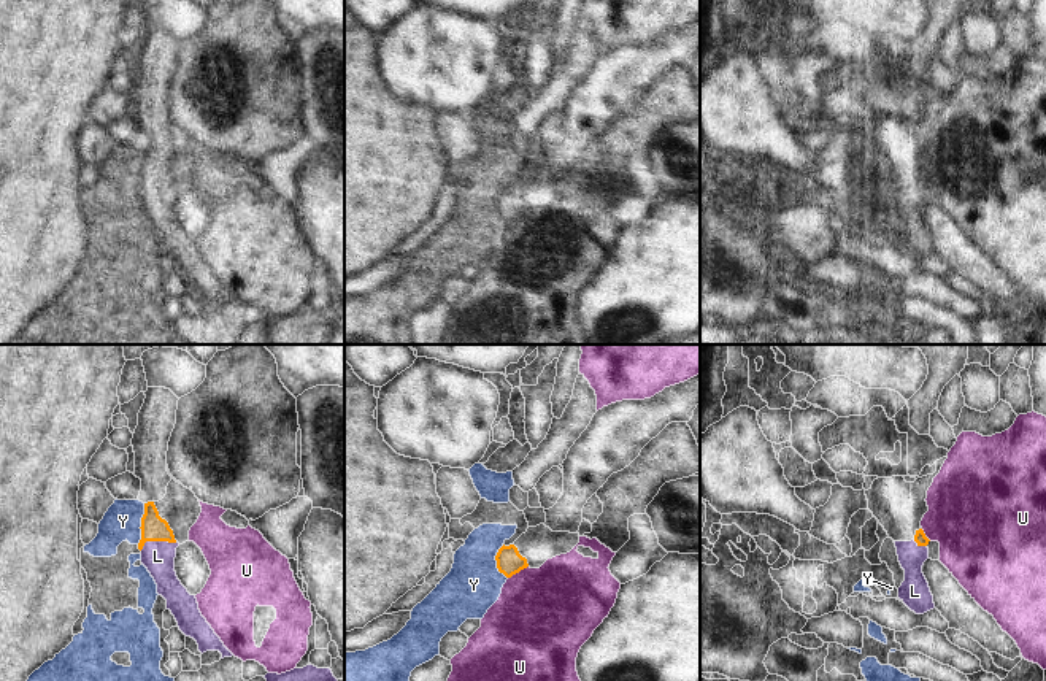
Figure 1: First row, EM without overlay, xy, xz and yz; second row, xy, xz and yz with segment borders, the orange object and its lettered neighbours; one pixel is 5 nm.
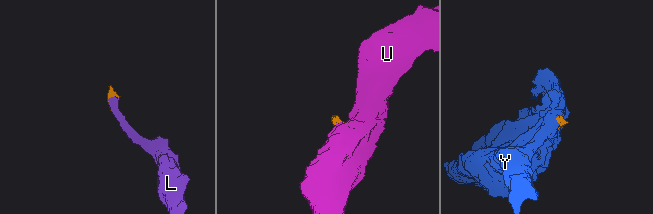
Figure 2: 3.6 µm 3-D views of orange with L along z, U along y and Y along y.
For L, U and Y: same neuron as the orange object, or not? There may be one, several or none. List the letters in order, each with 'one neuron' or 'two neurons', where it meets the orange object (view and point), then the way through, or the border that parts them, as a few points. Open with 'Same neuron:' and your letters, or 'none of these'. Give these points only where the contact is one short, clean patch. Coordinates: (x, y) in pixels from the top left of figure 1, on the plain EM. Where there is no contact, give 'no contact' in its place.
Same neuron: L
L: one neuron; contact xy (157, 184); way xy (153, 172), (157, 184), (157, 200)
U: two neurons; contact xz (518, 216); border xz (527, 210), (508, 223)
Y: two neurons; contact xy (142, 169); border xy (145, 148), (140, 184), (137, 188)

